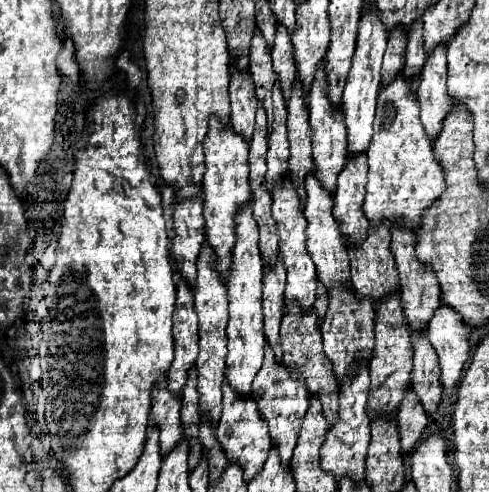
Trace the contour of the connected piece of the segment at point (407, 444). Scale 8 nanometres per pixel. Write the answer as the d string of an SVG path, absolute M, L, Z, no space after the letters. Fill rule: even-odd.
M407 391L405 399L401 403L401 409L397 413L397 427L399 427L399 437L401 437L401 451L403 455L413 453L417 441L421 439L425 427L427 427L427 415L415 395L415 391Z

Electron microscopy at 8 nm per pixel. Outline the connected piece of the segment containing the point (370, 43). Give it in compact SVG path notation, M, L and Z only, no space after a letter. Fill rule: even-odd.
M375 7L365 9L359 21L359 35L357 35L357 49L353 55L353 65L347 77L345 93L343 93L343 111L345 111L345 125L347 125L347 149L349 155L367 153L373 135L373 119L375 119L375 103L381 83L381 61L387 47L387 31L379 21L379 13Z

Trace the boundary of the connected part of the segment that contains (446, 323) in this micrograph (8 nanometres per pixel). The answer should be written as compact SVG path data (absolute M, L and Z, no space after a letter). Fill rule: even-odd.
M441 305L429 321L427 337L439 357L441 385L449 391L459 385L469 359L469 333L471 329L467 325L463 327L461 317L445 305Z

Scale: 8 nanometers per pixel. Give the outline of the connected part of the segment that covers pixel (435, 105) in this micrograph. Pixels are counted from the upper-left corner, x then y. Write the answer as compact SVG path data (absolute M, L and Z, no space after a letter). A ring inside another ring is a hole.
M439 45L435 51L427 57L425 67L419 77L419 105L421 105L421 123L427 131L427 137L435 141L435 135L439 135L439 129L443 127L443 119L447 117L447 111L451 111L453 101L447 95L447 47Z

